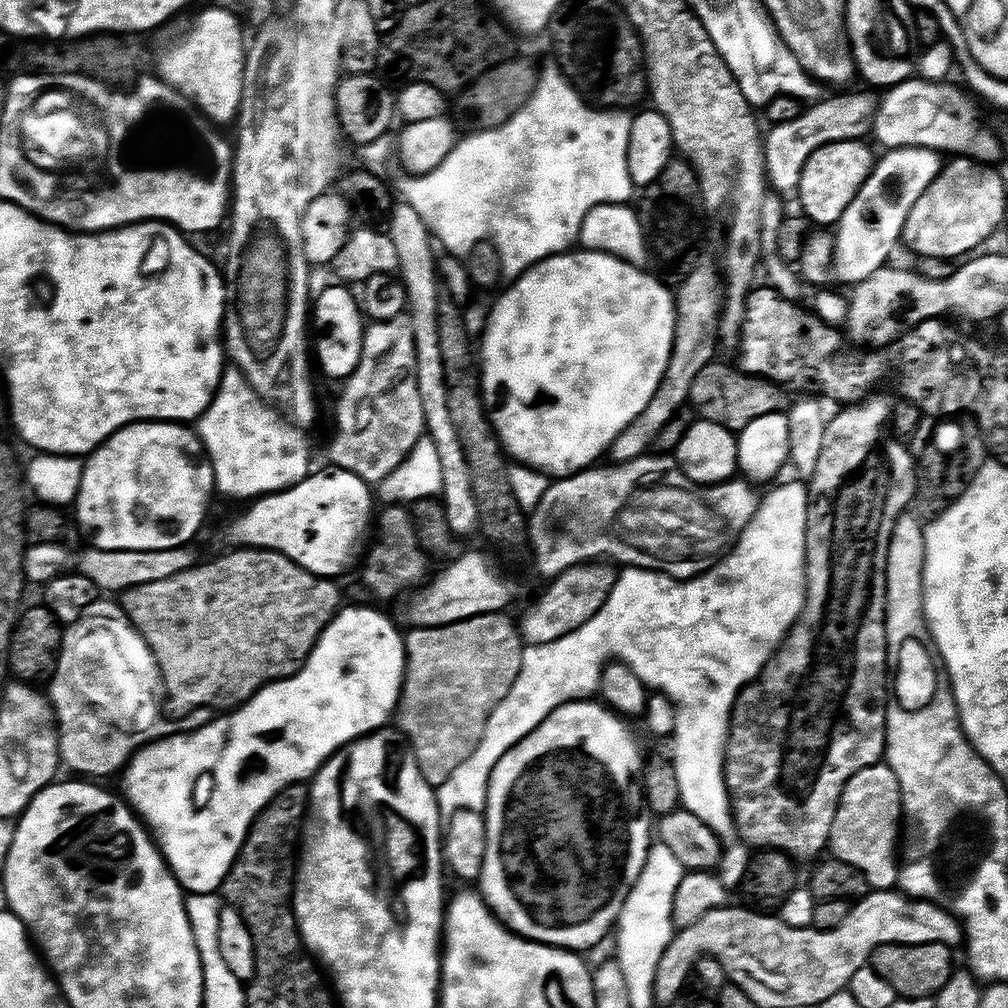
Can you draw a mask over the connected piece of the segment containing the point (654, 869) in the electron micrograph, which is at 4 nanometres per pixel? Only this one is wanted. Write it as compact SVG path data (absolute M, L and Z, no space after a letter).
M653 845L640 876L616 927L618 963L626 974L627 992L635 1001L649 1000L655 995L661 962L678 936L675 922L676 896L684 881L686 869L668 847Z

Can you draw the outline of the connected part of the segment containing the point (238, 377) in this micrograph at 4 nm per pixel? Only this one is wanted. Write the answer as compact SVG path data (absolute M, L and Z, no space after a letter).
M225 367L220 391L212 399L208 411L198 421L198 435L208 452L216 475L216 492L229 496L232 500L248 500L247 502L270 496L274 492L284 492L308 479L313 471L312 448L303 436L305 433L289 423L275 407L266 404L254 385L252 386L252 382L249 377L243 376L239 368Z

